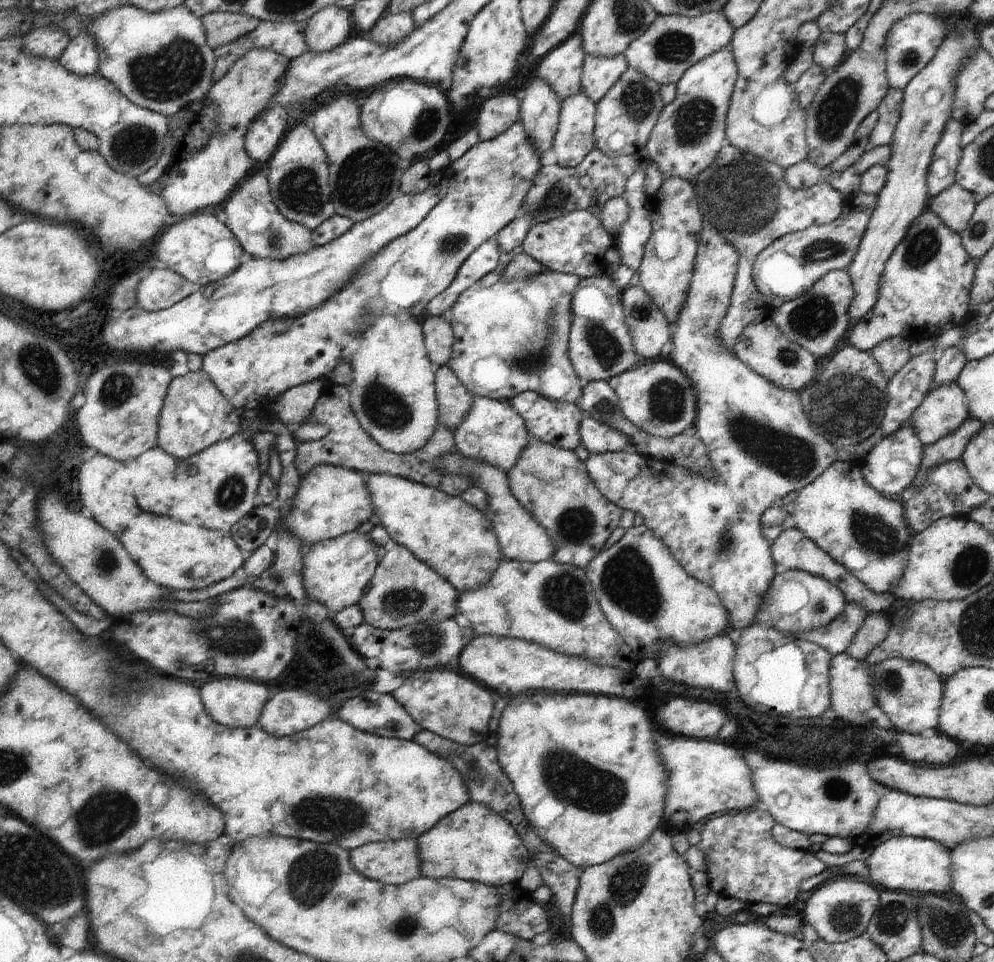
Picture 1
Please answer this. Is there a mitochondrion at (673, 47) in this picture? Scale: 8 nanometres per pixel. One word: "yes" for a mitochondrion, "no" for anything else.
yes

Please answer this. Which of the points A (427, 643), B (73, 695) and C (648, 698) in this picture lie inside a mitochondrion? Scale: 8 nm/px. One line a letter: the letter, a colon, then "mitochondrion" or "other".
A: mitochondrion
B: other
C: other

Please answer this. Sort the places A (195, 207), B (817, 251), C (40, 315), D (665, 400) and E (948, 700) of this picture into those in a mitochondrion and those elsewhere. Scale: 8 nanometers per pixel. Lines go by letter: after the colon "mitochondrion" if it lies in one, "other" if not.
A: other
B: mitochondrion
C: other
D: mitochondrion
E: other

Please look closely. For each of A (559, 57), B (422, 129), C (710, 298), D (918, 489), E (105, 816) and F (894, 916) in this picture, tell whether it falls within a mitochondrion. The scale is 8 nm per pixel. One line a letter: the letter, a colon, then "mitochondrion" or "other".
A: other
B: mitochondrion
C: mitochondrion
D: other
E: mitochondrion
F: mitochondrion

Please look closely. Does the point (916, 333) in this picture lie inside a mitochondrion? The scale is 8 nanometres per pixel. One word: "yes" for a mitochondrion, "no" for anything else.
no

